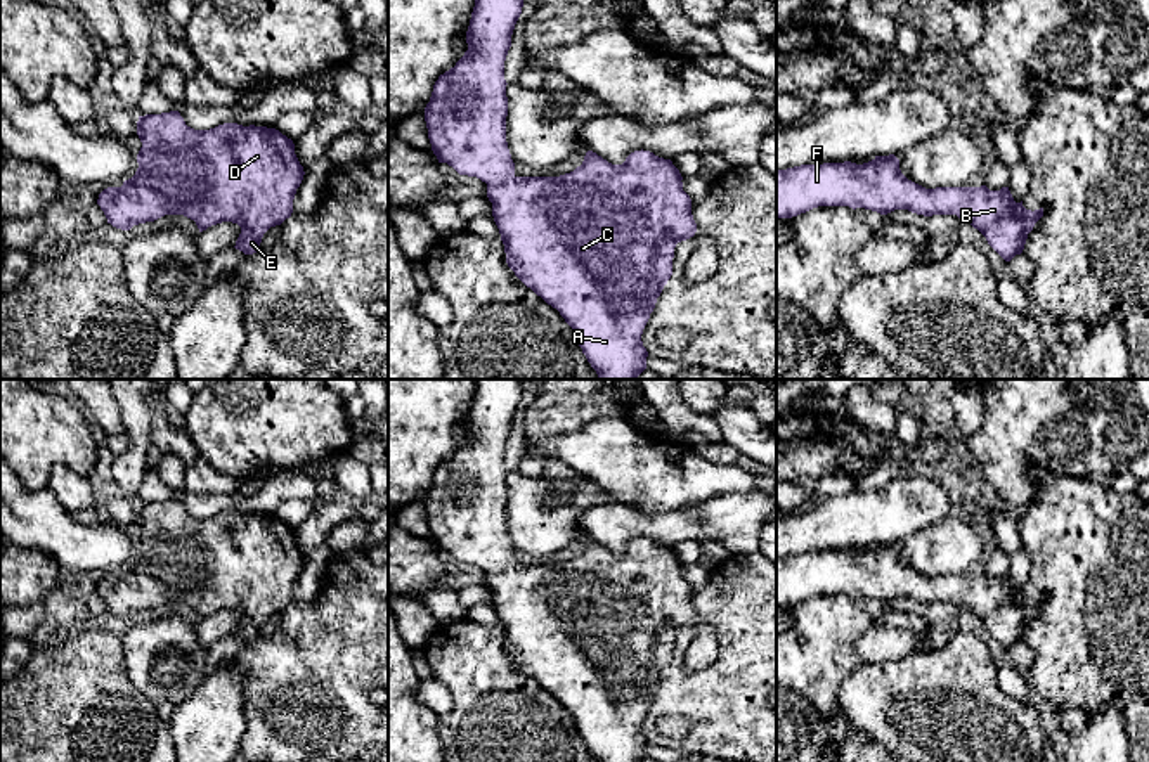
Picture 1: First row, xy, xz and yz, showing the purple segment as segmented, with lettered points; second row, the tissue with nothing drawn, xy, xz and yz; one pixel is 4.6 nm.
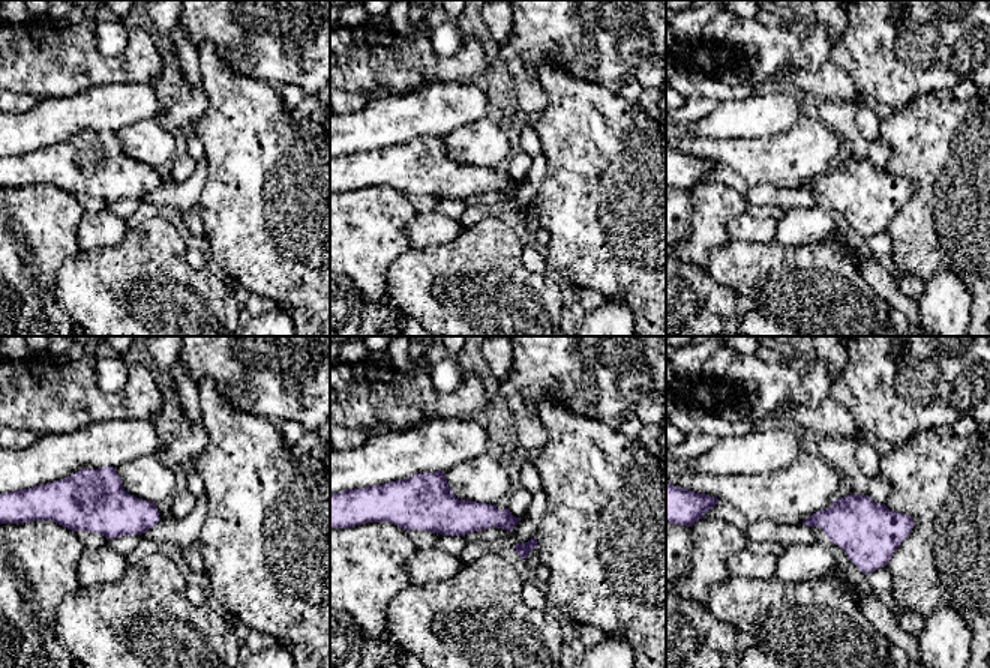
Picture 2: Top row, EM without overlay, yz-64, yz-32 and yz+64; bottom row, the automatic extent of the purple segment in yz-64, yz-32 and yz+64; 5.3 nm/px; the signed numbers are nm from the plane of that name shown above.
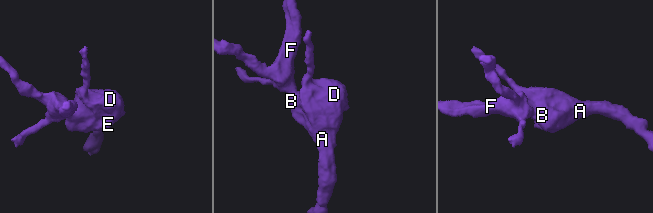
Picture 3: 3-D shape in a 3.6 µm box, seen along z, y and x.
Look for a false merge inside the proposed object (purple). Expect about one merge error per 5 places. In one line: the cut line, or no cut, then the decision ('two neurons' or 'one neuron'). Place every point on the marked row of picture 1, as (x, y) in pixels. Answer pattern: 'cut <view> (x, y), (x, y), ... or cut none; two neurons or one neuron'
cut none; one neuron

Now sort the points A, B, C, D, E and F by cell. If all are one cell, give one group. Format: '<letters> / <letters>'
A B C D E F

